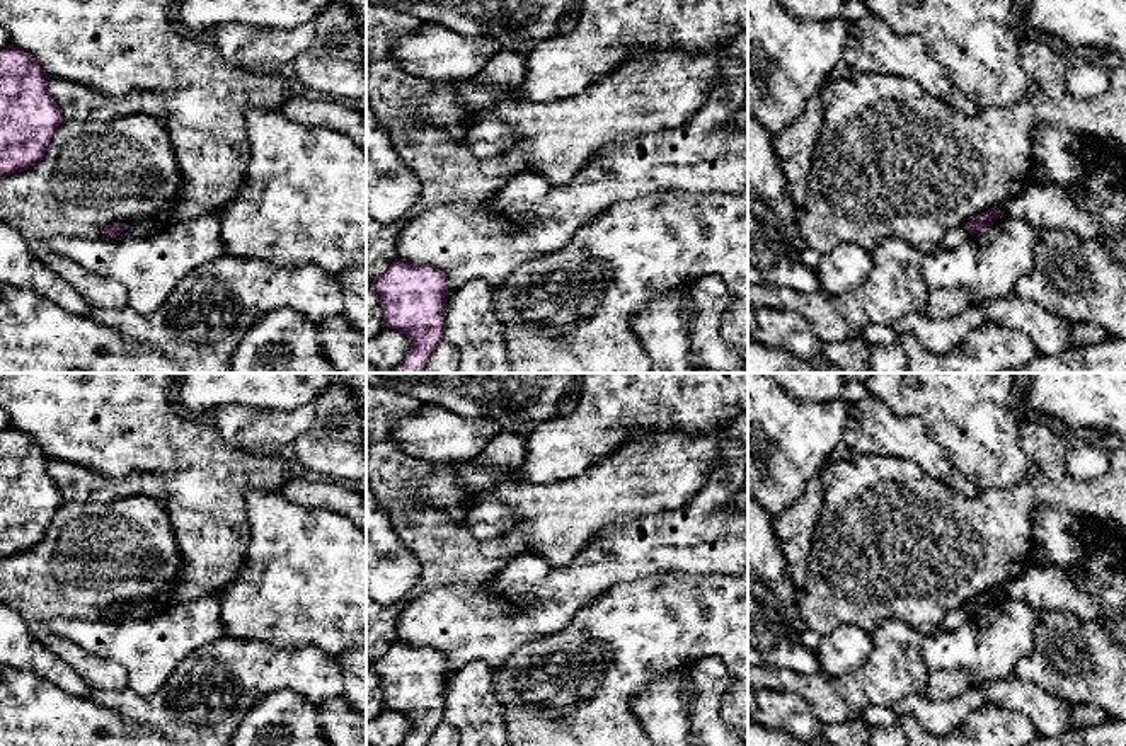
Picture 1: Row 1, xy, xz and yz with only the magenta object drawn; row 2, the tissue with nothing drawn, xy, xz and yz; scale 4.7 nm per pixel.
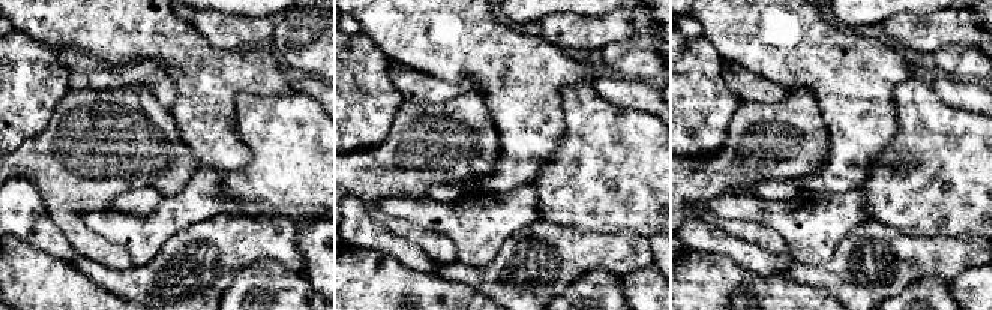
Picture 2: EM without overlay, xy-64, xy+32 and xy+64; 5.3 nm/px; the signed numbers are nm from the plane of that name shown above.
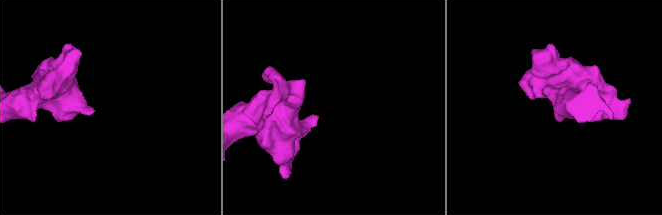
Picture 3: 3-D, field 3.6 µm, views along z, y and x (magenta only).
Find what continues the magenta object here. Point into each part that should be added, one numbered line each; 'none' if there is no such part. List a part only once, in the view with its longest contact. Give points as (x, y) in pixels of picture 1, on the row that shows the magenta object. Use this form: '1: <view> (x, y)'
none

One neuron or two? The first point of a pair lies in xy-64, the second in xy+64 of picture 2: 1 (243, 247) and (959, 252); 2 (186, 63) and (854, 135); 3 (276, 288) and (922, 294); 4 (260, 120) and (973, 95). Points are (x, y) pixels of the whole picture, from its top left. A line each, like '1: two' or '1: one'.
1: one
2: one
3: one
4: two

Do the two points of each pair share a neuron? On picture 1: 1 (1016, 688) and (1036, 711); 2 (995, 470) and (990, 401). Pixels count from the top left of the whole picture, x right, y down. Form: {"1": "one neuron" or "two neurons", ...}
{"1": "one neuron", "2": "one neuron"}

